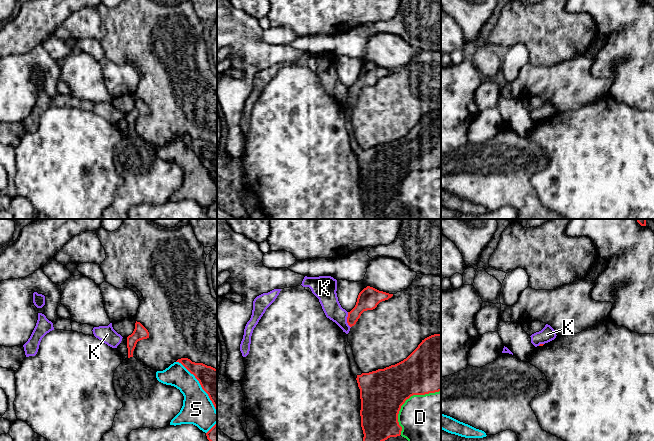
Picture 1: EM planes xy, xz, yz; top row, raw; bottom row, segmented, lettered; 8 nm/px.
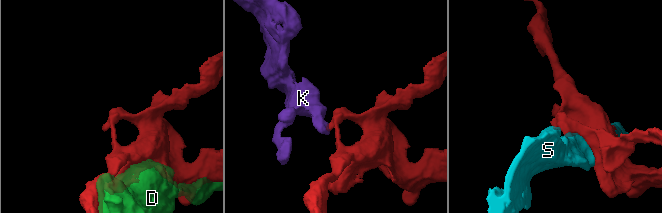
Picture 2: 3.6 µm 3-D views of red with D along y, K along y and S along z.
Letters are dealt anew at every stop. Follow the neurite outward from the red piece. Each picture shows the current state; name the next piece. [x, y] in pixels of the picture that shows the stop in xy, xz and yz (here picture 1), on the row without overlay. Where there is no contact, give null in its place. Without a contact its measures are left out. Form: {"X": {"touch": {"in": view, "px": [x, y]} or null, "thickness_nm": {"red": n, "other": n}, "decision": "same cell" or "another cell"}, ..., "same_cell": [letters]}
{"D": {"touch": {"in": "xz", "px": [406, 175]}, "thickness_nm": {"red": 360, "other": 440}, "decision": "another cell"}, "K": {"touch": {"in": "xz", "px": [347, 96]}, "thickness_nm": {"red": 170, "other": 150}, "decision": "another cell"}, "S": {"touch": {"in": "xy", "px": [200, 160]}, "thickness_nm": {"red": 220, "other": 240}, "decision": "another cell"}, "same_cell": []}

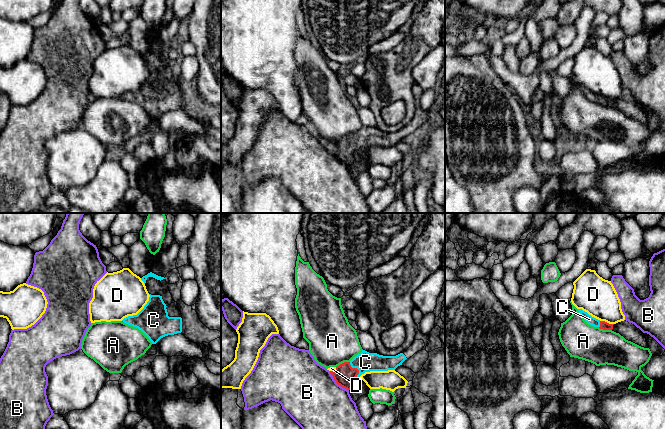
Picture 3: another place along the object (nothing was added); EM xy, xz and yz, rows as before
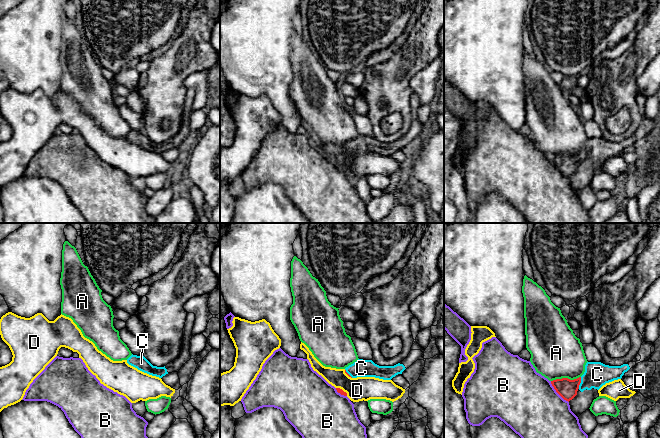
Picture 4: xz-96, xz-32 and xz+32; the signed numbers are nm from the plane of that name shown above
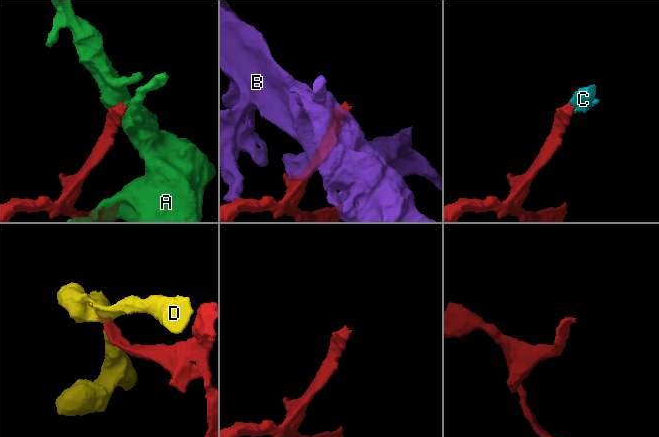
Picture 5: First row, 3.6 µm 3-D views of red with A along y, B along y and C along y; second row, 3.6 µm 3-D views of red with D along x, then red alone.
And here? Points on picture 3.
{"A": {"touch": {"in": "xz", "px": [342, 139]}, "thickness_nm": {"red": 170, "other": 380}, "decision": "another cell"}, "B": {"touch": {"in": "xz", "px": [337, 159]}, "thickness_nm": {"red": 170, "other": 480}, "decision": "another cell"}, "C": {"touch": {"in": "xz", "px": [356, 144]}, "thickness_nm": {"red": 170, "other": 160}, "decision": "same cell"}, "D": {"touch": {"in": "yz", "px": [606, 98]}, "thickness_nm": {"red": 70, "other": 300}, "decision": "another cell"}, "same_cell": ["C"]}

